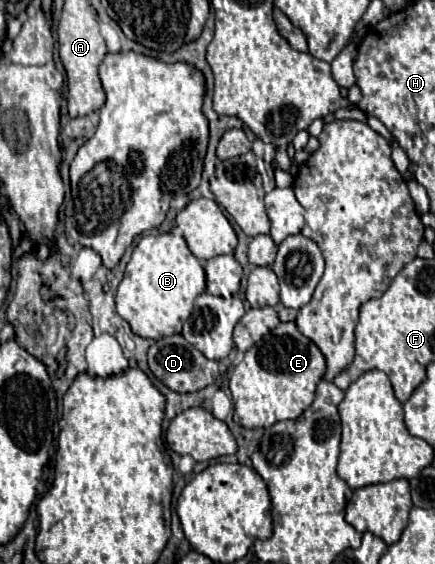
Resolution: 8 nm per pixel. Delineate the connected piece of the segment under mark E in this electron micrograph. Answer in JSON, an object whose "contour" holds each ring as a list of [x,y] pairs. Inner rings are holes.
{"contour":[[[280,322],[244,354],[230,376],[236,424],[242,428],[270,428],[280,420],[298,418],[312,404],[316,384],[324,372],[326,362],[318,346],[298,332],[294,322]]]}

